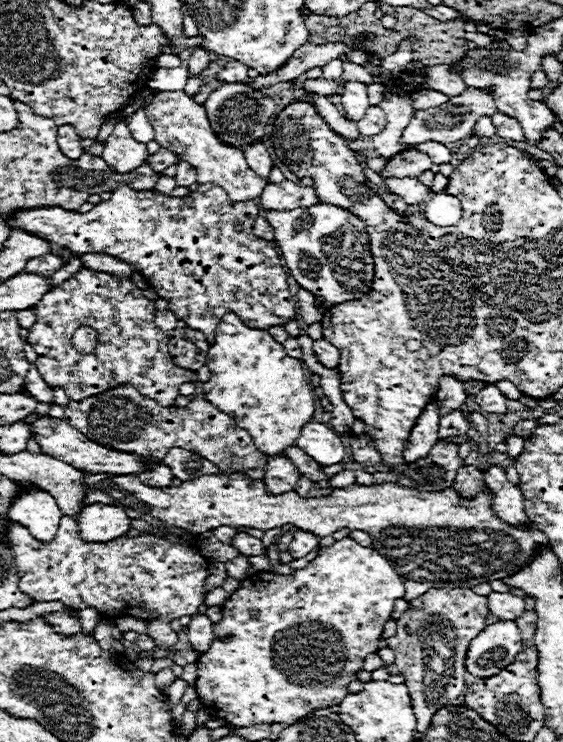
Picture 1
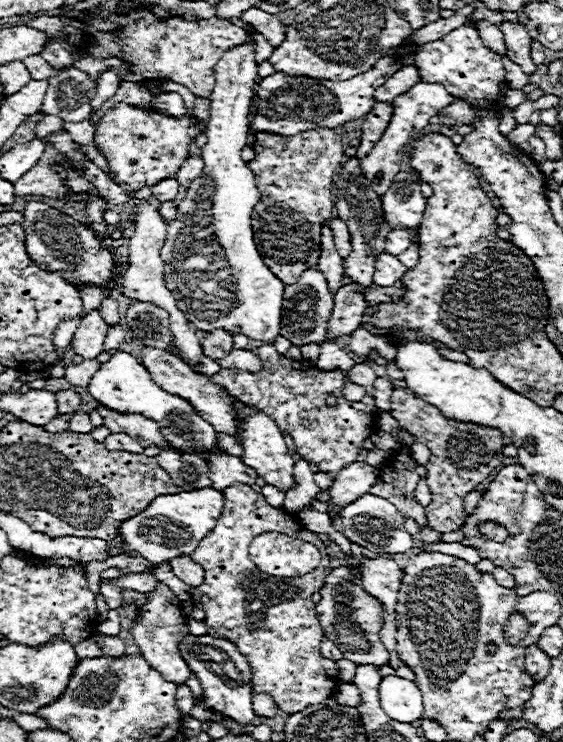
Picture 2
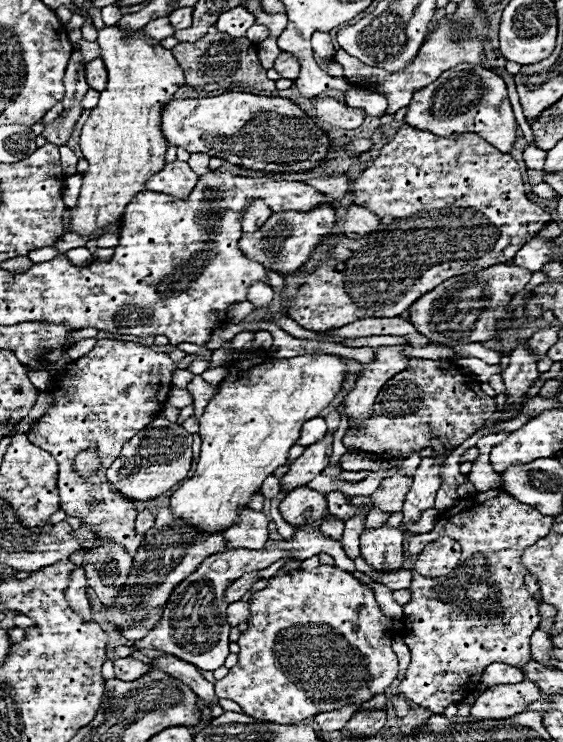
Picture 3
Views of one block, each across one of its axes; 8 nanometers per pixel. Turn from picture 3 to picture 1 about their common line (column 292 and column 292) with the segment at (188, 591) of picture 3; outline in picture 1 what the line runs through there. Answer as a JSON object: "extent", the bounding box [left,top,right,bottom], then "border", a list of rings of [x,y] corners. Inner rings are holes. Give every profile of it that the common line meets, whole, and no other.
{"extent":[288,530,320,560],"border":[[[296,530],[296,532],[294,532],[294,538],[292,538],[290,546],[288,546],[288,552],[290,552],[290,556],[292,556],[294,560],[304,558],[306,554],[310,554],[312,550],[318,548],[318,540],[320,540],[320,538],[318,538],[316,534],[312,534],[312,532]]]}

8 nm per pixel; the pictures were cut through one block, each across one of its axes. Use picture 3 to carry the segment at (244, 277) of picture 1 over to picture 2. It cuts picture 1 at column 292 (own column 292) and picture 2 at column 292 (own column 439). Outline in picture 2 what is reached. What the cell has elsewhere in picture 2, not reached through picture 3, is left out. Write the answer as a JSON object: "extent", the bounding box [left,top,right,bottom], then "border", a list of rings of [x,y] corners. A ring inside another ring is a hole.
{"extent":[248,128,344,284],"border":[[[314,128],[296,136],[272,132],[256,132],[254,136],[252,150],[256,156],[248,162],[248,168],[252,168],[262,194],[254,212],[266,222],[264,230],[254,232],[254,242],[268,270],[284,284],[296,284],[304,270],[318,264],[320,230],[334,208],[332,176],[342,164],[344,144],[330,128]],[[302,160],[304,168],[292,168]]]}

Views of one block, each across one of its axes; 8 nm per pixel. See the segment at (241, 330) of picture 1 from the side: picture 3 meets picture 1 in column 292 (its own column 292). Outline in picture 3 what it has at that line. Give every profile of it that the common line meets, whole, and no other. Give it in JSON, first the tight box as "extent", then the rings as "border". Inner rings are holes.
{"extent":[170,352,346,534],"border":[[[316,352],[316,354],[308,354],[308,356],[296,356],[296,358],[288,358],[288,360],[268,360],[268,356],[258,356],[258,354],[248,354],[246,360],[242,362],[236,362],[228,368],[228,376],[224,378],[224,382],[220,382],[218,386],[218,394],[208,402],[208,406],[204,408],[204,414],[200,418],[200,436],[202,436],[202,454],[200,454],[200,460],[198,460],[198,466],[196,466],[196,472],[192,478],[184,480],[182,486],[170,496],[170,510],[176,518],[182,518],[186,524],[190,524],[192,528],[196,528],[198,532],[204,532],[204,534],[216,534],[216,532],[224,532],[226,528],[230,528],[232,524],[238,522],[238,516],[240,516],[240,510],[248,506],[250,498],[262,488],[262,482],[274,474],[274,470],[278,466],[284,466],[286,464],[286,456],[288,456],[288,450],[296,444],[296,438],[300,436],[300,428],[306,420],[310,418],[316,418],[320,410],[324,410],[332,400],[334,396],[340,392],[342,388],[342,382],[346,378],[346,366],[344,362],[336,356],[336,354],[322,354],[322,352]]]}

